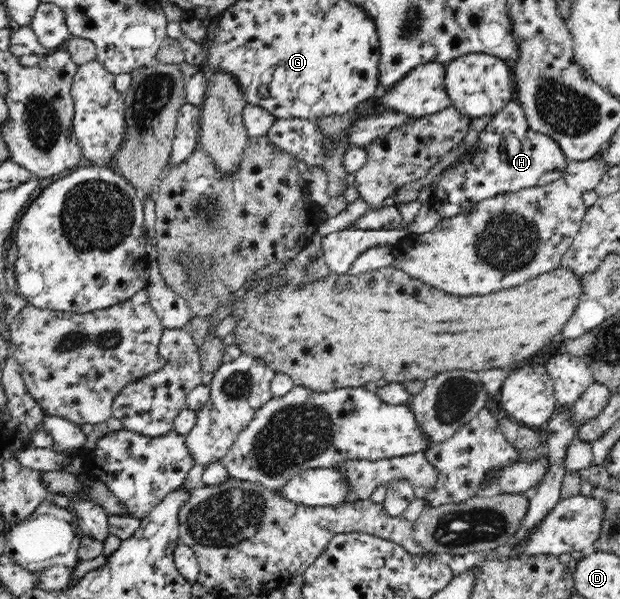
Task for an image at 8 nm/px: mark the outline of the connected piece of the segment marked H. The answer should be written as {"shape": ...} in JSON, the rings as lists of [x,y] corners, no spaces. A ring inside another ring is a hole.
{"shape":[[[512,101],[492,116],[484,130],[479,132],[476,145],[437,176],[431,190],[429,204],[440,213],[440,219],[468,213],[480,201],[497,194],[513,193],[525,188],[550,184],[563,176],[568,164],[559,142],[548,135],[532,130],[528,125],[527,115],[524,113],[524,106]]]}

